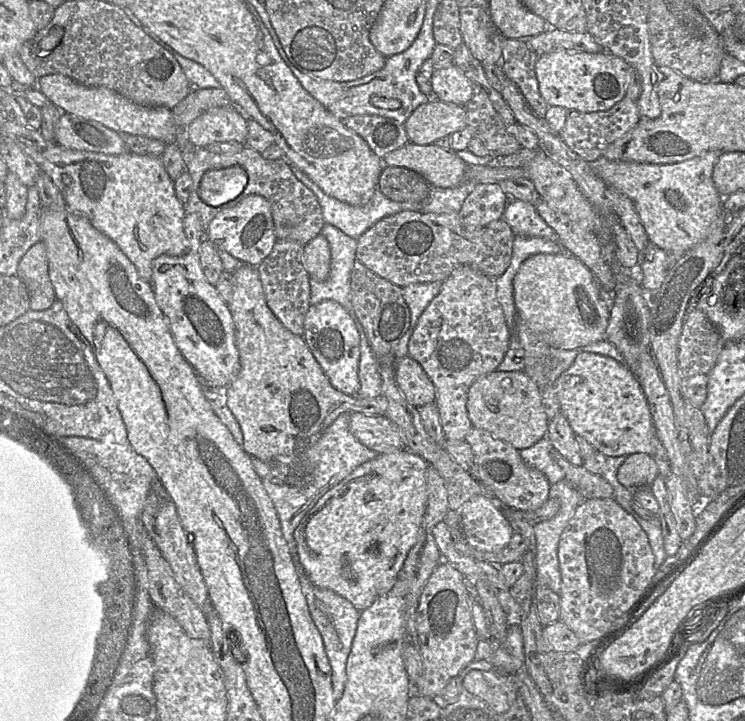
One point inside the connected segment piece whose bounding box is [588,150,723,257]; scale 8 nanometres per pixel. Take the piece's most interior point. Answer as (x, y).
(677, 203)

